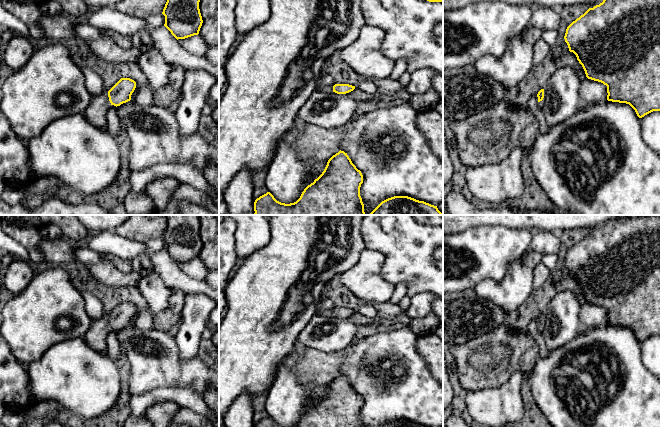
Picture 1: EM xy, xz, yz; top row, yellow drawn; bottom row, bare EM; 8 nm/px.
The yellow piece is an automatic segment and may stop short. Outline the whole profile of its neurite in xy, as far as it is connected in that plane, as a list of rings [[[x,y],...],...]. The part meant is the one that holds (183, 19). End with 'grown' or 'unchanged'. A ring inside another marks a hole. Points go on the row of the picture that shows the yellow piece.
[[[167,0],[162,14],[165,16],[164,26],[178,39],[198,35],[203,20],[199,9],[200,0]]]; unchanged

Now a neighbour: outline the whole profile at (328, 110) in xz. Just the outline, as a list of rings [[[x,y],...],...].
[[[315,90],[305,101],[296,118],[324,129],[340,128],[352,120],[358,102],[350,92],[337,94],[333,91]]]

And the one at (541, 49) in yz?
[[[541,38],[533,45],[533,65],[537,66],[544,61],[550,51],[550,46]]]

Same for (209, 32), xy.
[[[200,0],[199,9],[203,23],[198,35],[209,46],[219,46],[219,1]]]

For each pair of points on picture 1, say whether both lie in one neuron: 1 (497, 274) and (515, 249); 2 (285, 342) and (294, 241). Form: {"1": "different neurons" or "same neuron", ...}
{"1": "same neuron", "2": "same neuron"}

